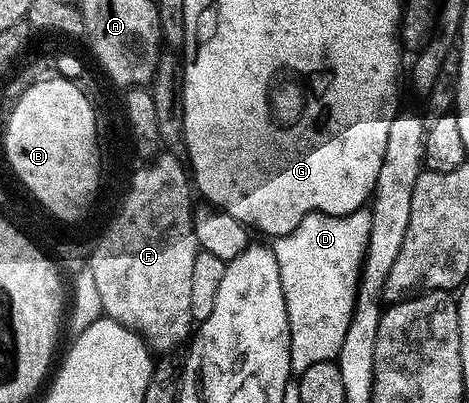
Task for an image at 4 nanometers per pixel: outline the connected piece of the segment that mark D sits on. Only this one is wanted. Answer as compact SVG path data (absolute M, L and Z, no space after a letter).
M365 208L350 214L309 214L291 233L280 235L272 243L287 304L291 332L291 371L294 375L299 376L311 368L311 364L334 361L341 350L343 336L347 336L347 324L357 302L359 283L362 281L361 265L367 262L365 253L371 236L371 218L372 213Z

